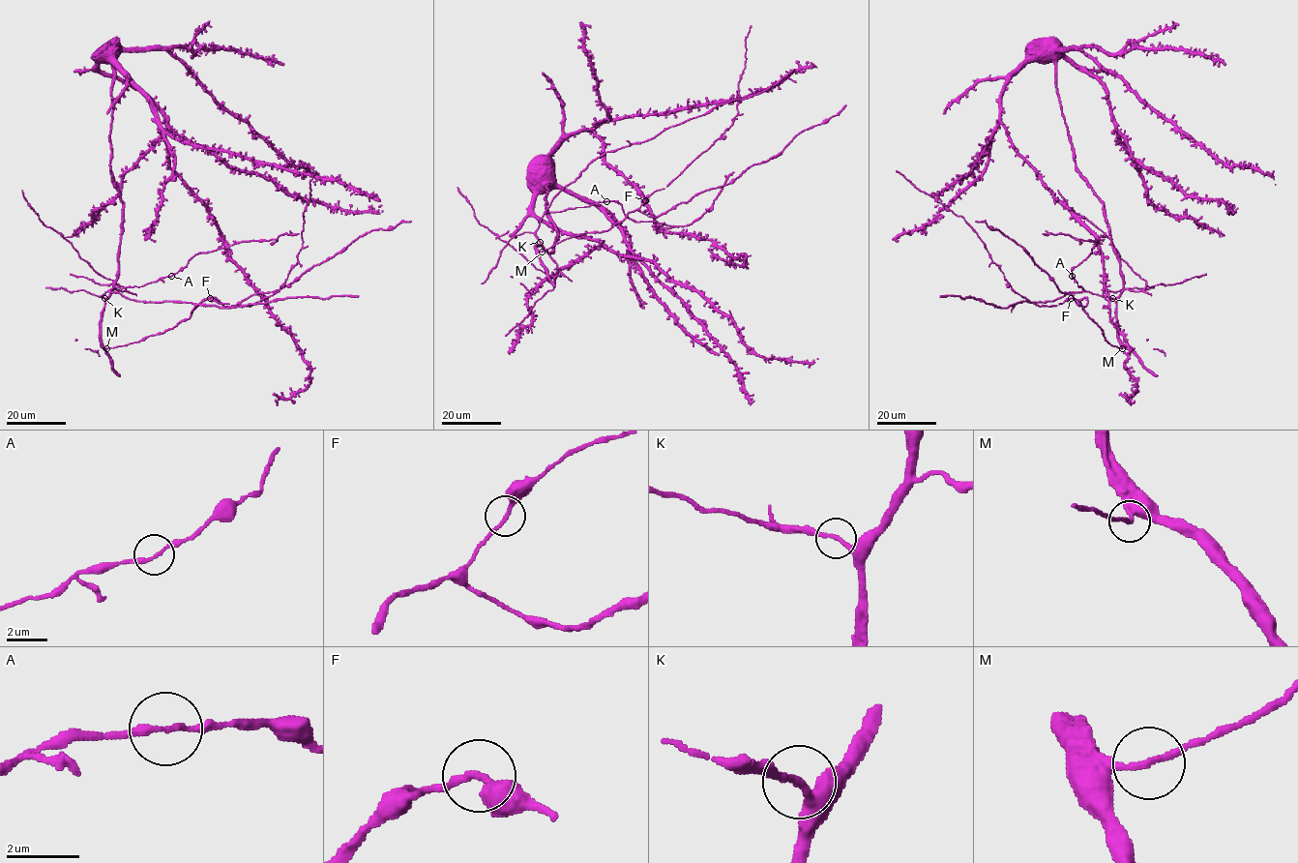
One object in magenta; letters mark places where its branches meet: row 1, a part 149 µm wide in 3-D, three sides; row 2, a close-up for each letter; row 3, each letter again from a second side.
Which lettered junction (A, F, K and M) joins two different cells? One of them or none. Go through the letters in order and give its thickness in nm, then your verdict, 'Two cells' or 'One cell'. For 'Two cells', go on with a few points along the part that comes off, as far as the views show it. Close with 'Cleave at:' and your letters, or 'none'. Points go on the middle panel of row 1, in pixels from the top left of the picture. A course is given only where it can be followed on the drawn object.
A: Thickness 180 nm. One cell
F: Thickness 180 nm. One cell
K: Thickness 170 nm. One cell
M: Thickness 180 nm. One cell
Cleave at: none

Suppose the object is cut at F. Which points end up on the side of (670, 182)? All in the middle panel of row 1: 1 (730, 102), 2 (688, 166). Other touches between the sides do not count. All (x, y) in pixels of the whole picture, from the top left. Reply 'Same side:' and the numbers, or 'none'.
Same side: 2

